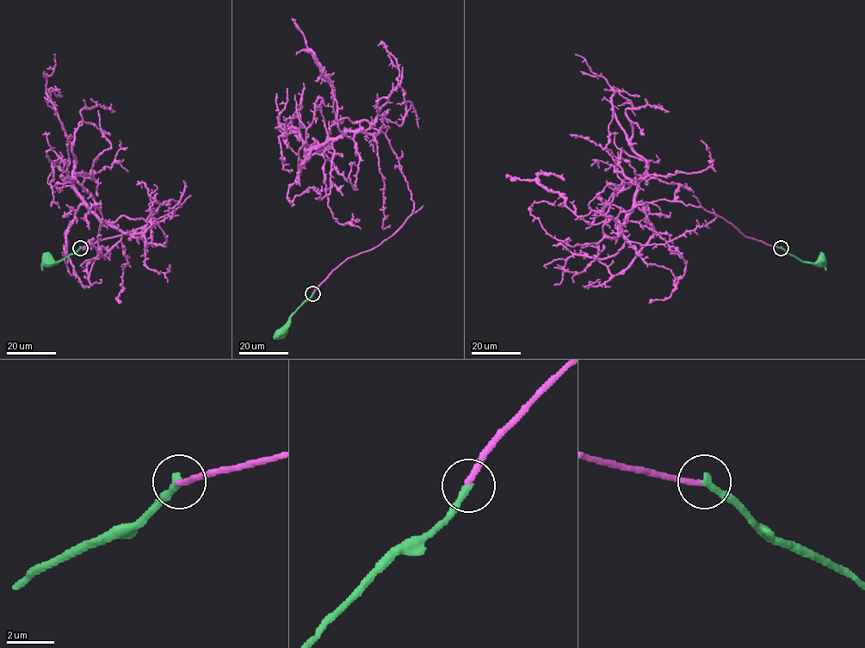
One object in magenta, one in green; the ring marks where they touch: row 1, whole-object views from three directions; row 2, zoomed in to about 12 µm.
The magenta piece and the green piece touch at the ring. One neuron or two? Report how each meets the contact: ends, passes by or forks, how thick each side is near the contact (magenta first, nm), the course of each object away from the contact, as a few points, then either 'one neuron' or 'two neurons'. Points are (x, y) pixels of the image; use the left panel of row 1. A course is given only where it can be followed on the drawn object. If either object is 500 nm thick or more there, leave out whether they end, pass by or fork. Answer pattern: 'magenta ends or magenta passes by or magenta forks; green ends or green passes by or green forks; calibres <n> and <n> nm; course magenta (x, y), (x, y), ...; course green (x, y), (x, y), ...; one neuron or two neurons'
magenta ends; green ends; calibres 280 and 340 nm; course magenta (80, 248), (182, 204), (163, 204), (140, 232), (94, 212), (76, 189), (71, 144), (47, 95), (55, 54); course green (80, 248), (59, 262), (47, 262); one neuron

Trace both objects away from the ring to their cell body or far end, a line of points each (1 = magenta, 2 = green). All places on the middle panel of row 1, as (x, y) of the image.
1: (312, 293), (392, 236), (414, 201), (379, 130), (346, 132), (305, 158), (304, 144), (278, 126), (287, 88)
2: (312, 293), (280, 330), (280, 334)

